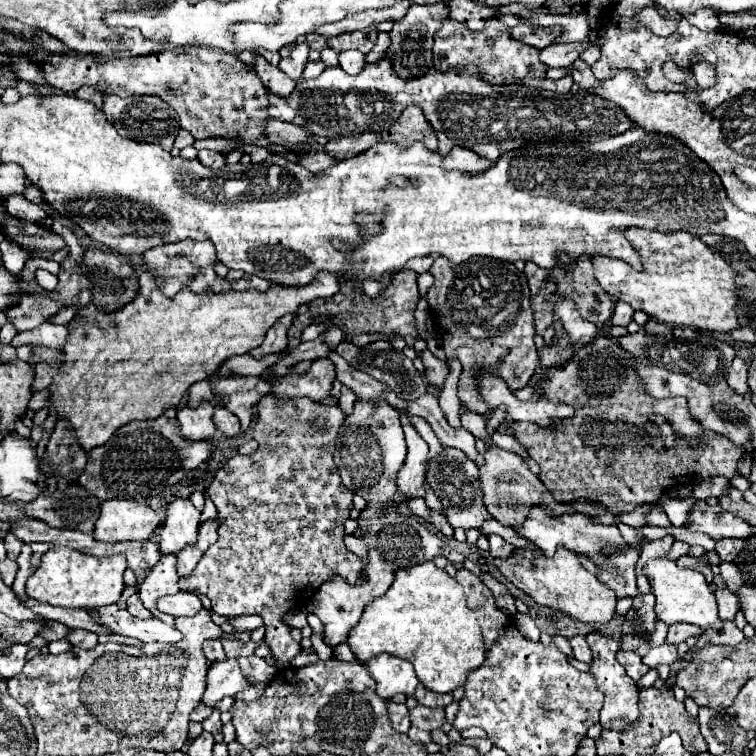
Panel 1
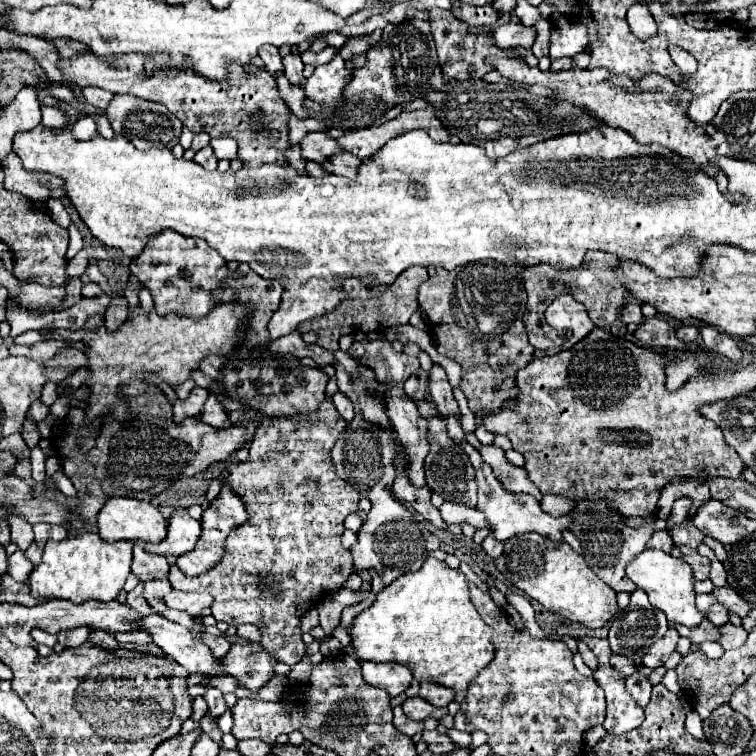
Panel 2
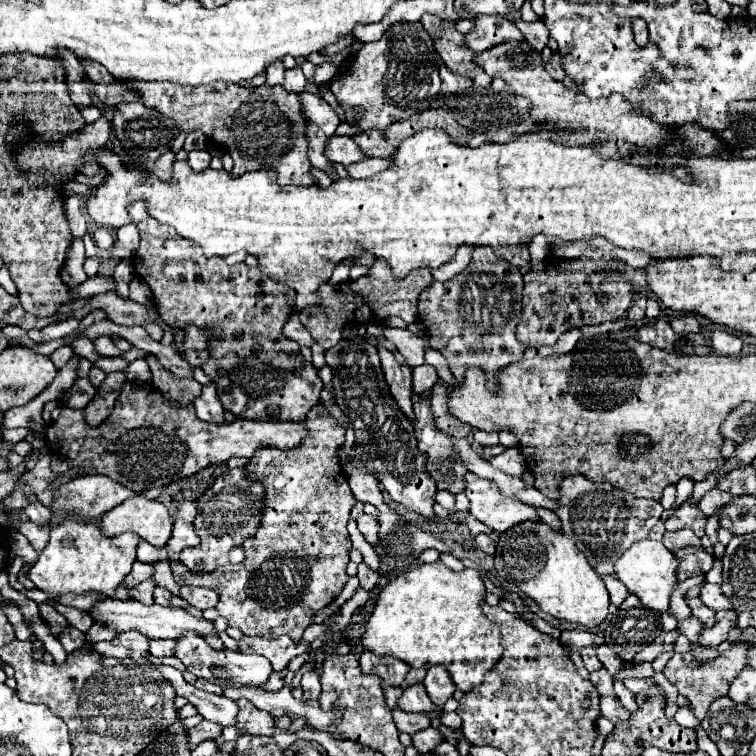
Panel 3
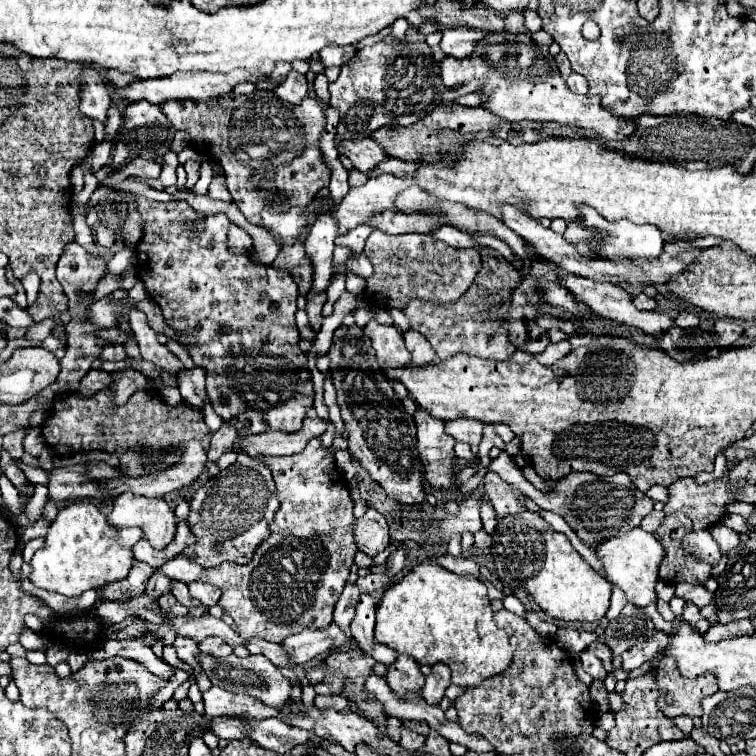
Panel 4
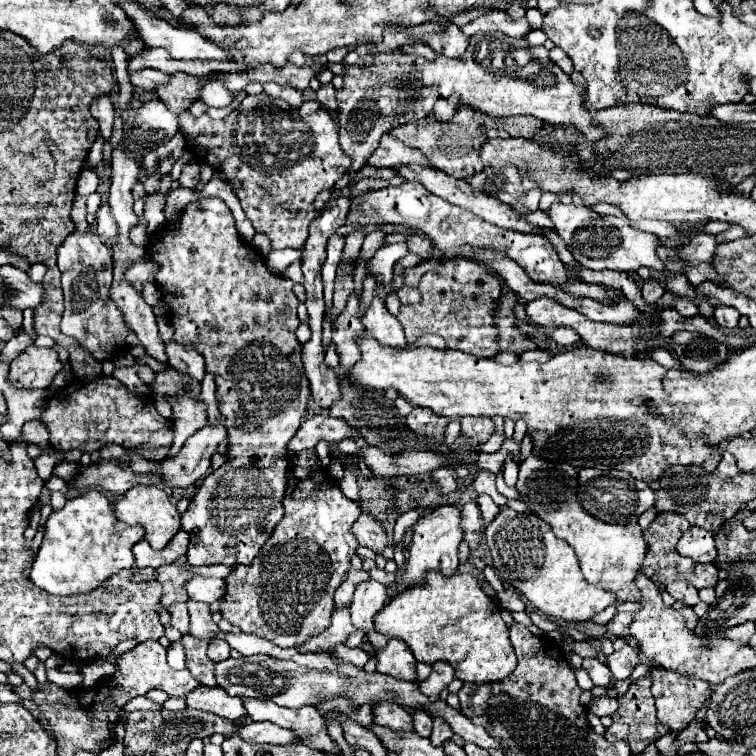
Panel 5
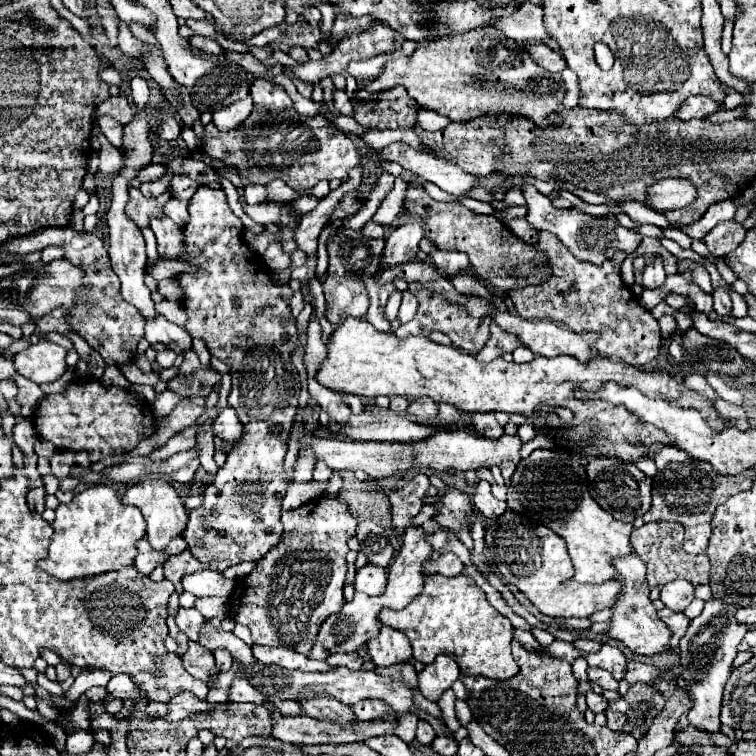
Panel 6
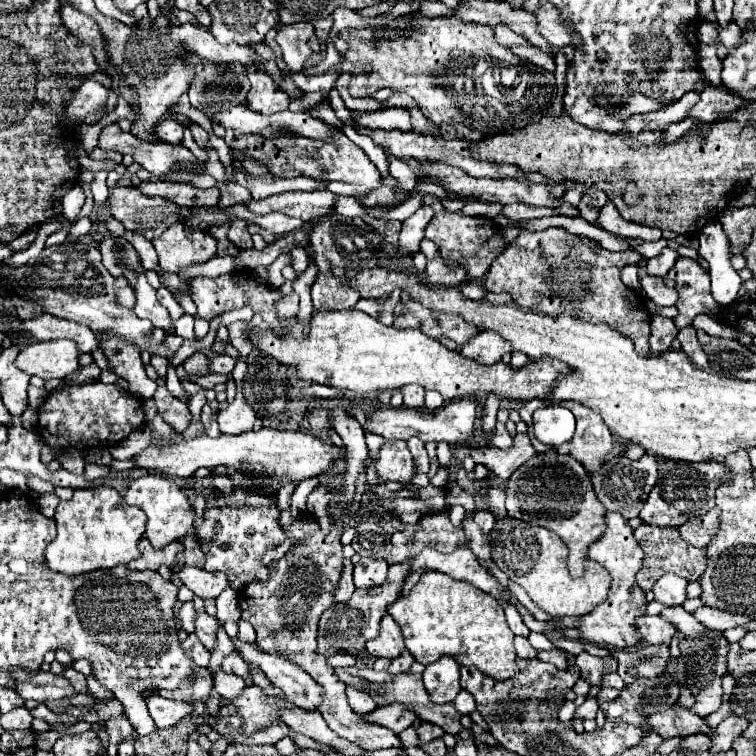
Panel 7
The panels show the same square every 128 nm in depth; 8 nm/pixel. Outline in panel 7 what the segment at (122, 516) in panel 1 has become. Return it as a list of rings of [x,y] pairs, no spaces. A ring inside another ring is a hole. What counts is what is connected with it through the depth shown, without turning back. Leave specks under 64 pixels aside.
[[[148,474],[148,476],[142,476],[138,480],[132,480],[132,484],[128,486],[128,492],[126,492],[124,500],[128,504],[138,506],[148,516],[146,538],[150,540],[150,544],[156,550],[164,548],[166,544],[170,544],[174,540],[184,538],[194,528],[196,514],[194,514],[194,508],[192,508],[190,500],[182,492],[182,488],[178,488],[172,480],[168,480],[168,478],[160,476],[160,474]]]

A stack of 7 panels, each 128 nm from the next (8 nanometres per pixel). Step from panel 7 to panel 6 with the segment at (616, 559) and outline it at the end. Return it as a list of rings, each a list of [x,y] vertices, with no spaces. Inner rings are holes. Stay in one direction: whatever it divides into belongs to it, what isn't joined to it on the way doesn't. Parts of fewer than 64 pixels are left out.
[[[632,554],[628,558],[618,558],[614,562],[614,566],[624,576],[624,586],[622,586],[622,594],[616,598],[616,604],[612,606],[614,616],[610,618],[612,628],[608,630],[608,636],[624,642],[632,652],[642,654],[642,656],[656,656],[656,654],[662,654],[664,650],[670,650],[672,632],[660,620],[660,616],[650,600],[650,588],[646,584],[644,562],[636,554]]]

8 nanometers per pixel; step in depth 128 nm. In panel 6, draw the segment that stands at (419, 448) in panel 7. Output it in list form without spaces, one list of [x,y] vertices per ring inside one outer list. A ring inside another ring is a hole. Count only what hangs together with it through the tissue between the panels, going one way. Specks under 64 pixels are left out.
[[[420,472],[404,488],[390,492],[396,540],[402,540],[406,526],[424,506],[424,498],[428,496],[428,488],[430,488],[430,480],[426,474]]]

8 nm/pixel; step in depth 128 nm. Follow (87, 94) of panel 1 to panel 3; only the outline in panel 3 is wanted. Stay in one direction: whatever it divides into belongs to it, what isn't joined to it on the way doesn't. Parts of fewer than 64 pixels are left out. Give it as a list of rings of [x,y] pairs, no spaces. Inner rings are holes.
[[[96,84],[92,94],[104,104],[104,106],[116,106],[118,102],[132,102],[138,100],[138,94],[124,88],[124,84]]]

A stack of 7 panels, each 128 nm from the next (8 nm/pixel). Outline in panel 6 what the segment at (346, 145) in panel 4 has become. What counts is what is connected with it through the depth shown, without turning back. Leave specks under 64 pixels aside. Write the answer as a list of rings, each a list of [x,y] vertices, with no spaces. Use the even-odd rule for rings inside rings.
[[[402,142],[392,144],[384,150],[380,150],[378,154],[382,156],[382,160],[398,162],[402,168],[412,170],[414,174],[422,176],[428,182],[434,182],[438,188],[442,188],[444,192],[448,192],[452,196],[464,196],[478,182],[476,176],[462,172],[462,168],[458,168],[456,164],[436,158],[428,150],[416,150]]]

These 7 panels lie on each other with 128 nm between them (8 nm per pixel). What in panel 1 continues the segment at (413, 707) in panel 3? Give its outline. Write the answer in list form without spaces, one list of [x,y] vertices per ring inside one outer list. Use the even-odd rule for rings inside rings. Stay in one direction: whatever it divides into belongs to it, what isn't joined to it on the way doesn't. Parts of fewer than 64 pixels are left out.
[[[416,706],[410,710],[410,722],[418,726],[420,730],[436,730],[442,728],[444,724],[444,708],[426,708],[426,706]]]

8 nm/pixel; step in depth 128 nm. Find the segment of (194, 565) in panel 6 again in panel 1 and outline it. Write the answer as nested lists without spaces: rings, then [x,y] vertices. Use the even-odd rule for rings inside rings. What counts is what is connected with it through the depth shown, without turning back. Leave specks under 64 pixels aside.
[[[132,594],[130,598],[128,598],[128,612],[132,614],[132,616],[136,616],[136,618],[142,618],[142,620],[146,620],[146,618],[150,618],[152,614],[140,604],[140,598],[138,598],[138,594]]]

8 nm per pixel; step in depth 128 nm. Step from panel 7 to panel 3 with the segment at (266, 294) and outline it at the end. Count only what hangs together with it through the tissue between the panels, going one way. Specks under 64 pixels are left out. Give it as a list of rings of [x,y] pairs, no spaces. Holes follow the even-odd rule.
[[[132,202],[128,212],[140,232],[140,248],[132,264],[136,274],[150,286],[162,322],[174,328],[184,328],[186,324],[194,324],[198,328],[214,328],[214,332],[220,334],[218,340],[212,340],[210,360],[202,366],[202,370],[212,378],[216,386],[222,388],[222,406],[238,418],[246,420],[268,420],[268,416],[276,416],[276,420],[282,422],[302,422],[308,410],[320,400],[324,384],[318,376],[318,370],[300,354],[300,346],[282,336],[282,328],[290,316],[292,302],[296,300],[296,292],[292,292],[288,284],[270,280],[266,274],[262,274],[260,268],[250,268],[244,262],[228,266],[224,258],[206,258],[198,244],[184,240],[172,226],[156,222],[148,214],[146,202]],[[234,468],[222,472],[214,486],[200,496],[198,504],[198,516],[194,520],[194,530],[200,534],[200,544],[196,548],[186,548],[180,552],[180,562],[190,572],[212,572],[218,566],[224,564],[238,564],[244,560],[242,542],[244,538],[250,538],[260,522],[262,508],[264,508],[264,486],[246,478],[244,468]]]

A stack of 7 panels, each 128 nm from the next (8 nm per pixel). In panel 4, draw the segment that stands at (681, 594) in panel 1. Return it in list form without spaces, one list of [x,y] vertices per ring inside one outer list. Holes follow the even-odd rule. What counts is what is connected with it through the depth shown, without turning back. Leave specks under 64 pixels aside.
[[[634,528],[622,536],[616,536],[616,538],[610,538],[606,542],[598,544],[596,554],[604,562],[606,578],[624,590],[628,602],[632,602],[640,608],[656,602],[654,586],[660,580],[658,566],[660,566],[660,560],[664,558],[664,546],[660,546],[660,542],[656,540],[654,534],[648,534],[642,528]]]

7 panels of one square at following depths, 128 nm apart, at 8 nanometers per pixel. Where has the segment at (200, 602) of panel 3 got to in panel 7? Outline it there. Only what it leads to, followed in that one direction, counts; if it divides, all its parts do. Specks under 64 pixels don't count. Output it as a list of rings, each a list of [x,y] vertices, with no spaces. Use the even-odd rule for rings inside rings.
[[[186,566],[180,570],[180,580],[186,588],[190,588],[200,598],[218,598],[228,586],[230,580],[222,572],[206,572],[194,566]]]

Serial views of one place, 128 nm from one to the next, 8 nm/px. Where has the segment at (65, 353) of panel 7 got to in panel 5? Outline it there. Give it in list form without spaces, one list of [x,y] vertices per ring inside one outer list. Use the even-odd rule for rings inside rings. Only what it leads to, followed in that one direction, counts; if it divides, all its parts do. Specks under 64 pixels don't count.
[[[32,344],[10,362],[8,380],[16,388],[48,388],[60,370],[62,362],[54,348],[38,348]]]

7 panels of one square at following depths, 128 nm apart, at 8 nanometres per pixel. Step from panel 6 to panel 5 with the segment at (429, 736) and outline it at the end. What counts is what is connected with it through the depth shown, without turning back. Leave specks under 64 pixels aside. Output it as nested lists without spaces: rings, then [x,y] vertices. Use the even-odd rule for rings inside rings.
[[[416,710],[416,712],[412,714],[412,718],[414,718],[414,730],[416,730],[422,738],[428,738],[430,732],[432,732],[432,718],[430,718],[428,714],[424,714],[422,710]]]

